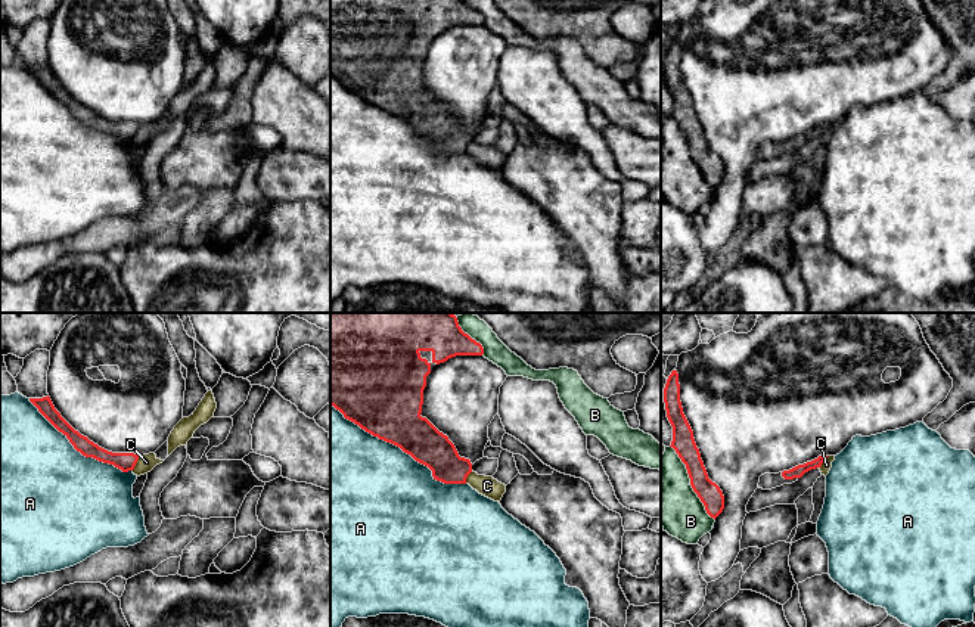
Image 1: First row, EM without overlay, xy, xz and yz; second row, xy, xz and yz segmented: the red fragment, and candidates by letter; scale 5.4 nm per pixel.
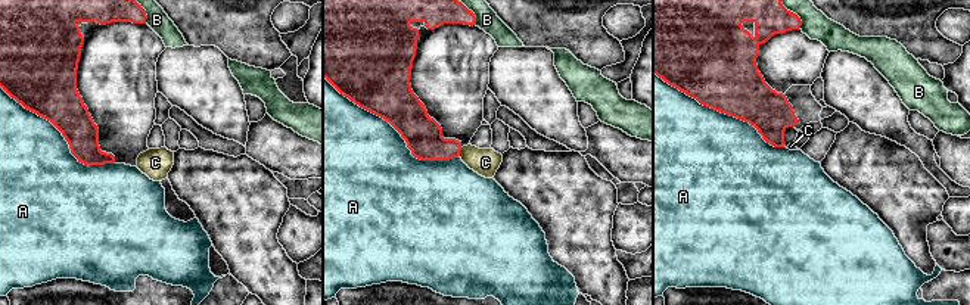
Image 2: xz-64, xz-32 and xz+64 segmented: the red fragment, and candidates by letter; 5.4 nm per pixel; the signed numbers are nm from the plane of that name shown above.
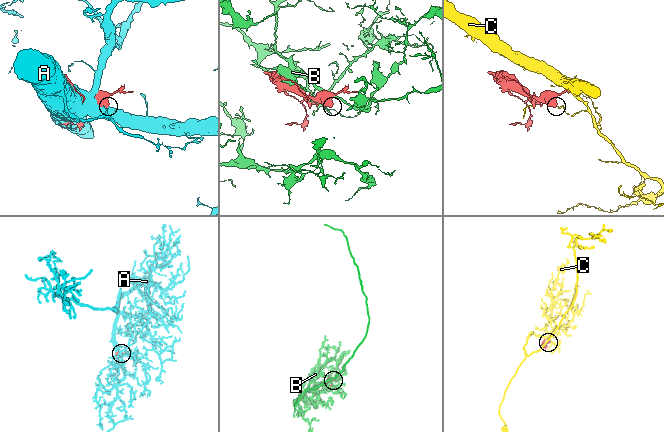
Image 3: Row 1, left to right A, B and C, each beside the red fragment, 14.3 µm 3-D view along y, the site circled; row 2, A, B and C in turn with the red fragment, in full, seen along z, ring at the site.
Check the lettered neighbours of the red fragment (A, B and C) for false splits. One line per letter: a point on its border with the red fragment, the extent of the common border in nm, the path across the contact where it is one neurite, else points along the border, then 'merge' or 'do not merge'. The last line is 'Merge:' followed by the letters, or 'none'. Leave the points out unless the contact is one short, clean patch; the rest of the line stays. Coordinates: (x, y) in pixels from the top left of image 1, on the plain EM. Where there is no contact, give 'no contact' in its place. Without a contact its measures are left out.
A: meets red in xz at (400, 117); contact 850 nm long; do not merge
B: meets red in yz at (691, 152); contact 480 nm long; do not merge
C: meets red in xy at (136, 132); contact 90 nm long; border along xy (139, 126), (132, 139); do not merge
Merge: none

